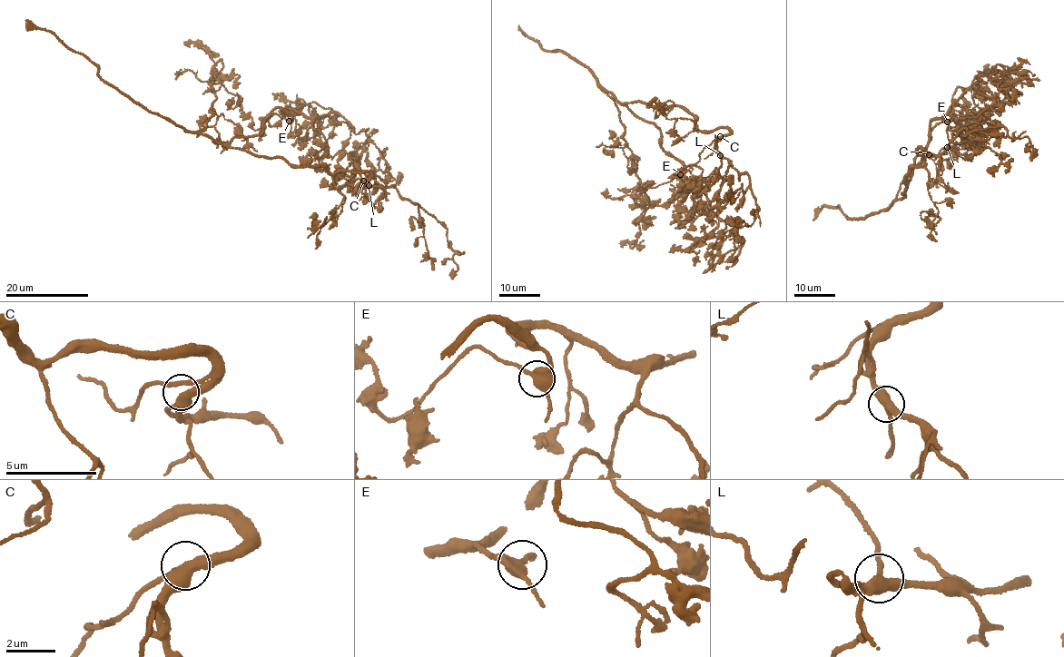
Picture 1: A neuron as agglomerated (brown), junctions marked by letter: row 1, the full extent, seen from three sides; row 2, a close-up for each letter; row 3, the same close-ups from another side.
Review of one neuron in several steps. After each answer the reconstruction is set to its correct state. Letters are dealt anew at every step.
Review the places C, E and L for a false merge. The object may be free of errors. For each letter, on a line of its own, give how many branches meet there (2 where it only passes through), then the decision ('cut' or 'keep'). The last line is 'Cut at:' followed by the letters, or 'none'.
C: 3 | keep
E: 3 | keep
L: 3 | keep
Cut at: none

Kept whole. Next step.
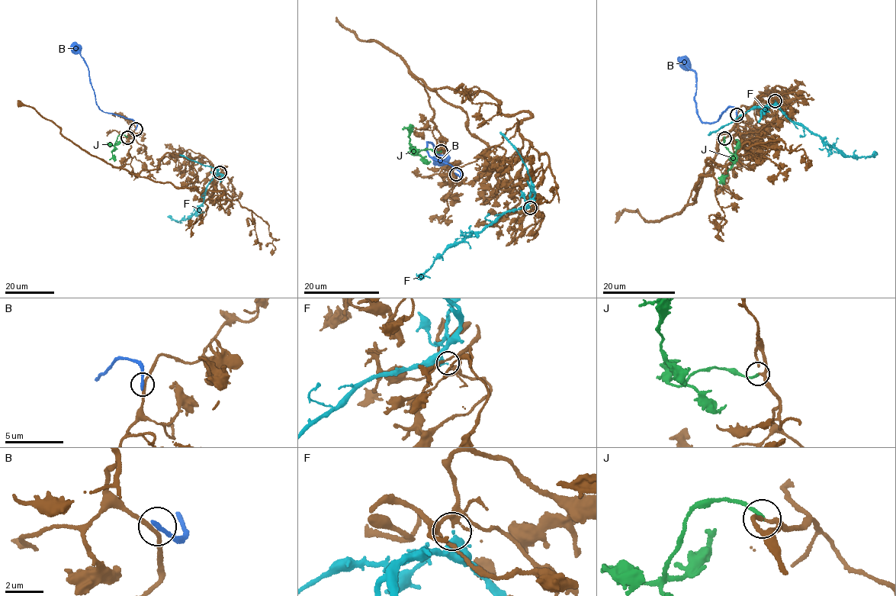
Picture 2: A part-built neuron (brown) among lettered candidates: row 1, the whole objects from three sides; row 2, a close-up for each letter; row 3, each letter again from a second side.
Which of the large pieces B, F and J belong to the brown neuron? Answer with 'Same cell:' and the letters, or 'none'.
Same cell: J

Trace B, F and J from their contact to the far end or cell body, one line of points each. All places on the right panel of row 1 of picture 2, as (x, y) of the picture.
B: (736, 115), (730, 107), (717, 120), (701, 120), (695, 100), (695, 72), (682, 59)
F: (775, 101), (788, 117), (847, 156), (855, 159), (872, 156), (875, 153)
J: (724, 138), (725, 147), (735, 155), (735, 159), (724, 181), (719, 183)

